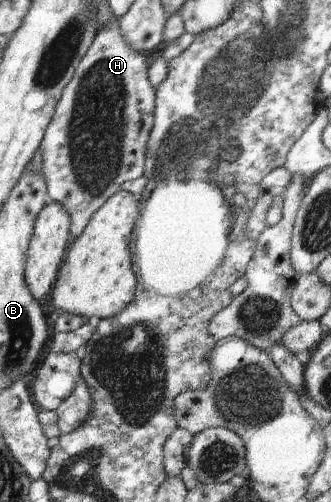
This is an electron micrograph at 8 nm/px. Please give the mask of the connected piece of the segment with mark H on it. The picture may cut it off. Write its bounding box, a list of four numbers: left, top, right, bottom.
[40,16,156,243]

